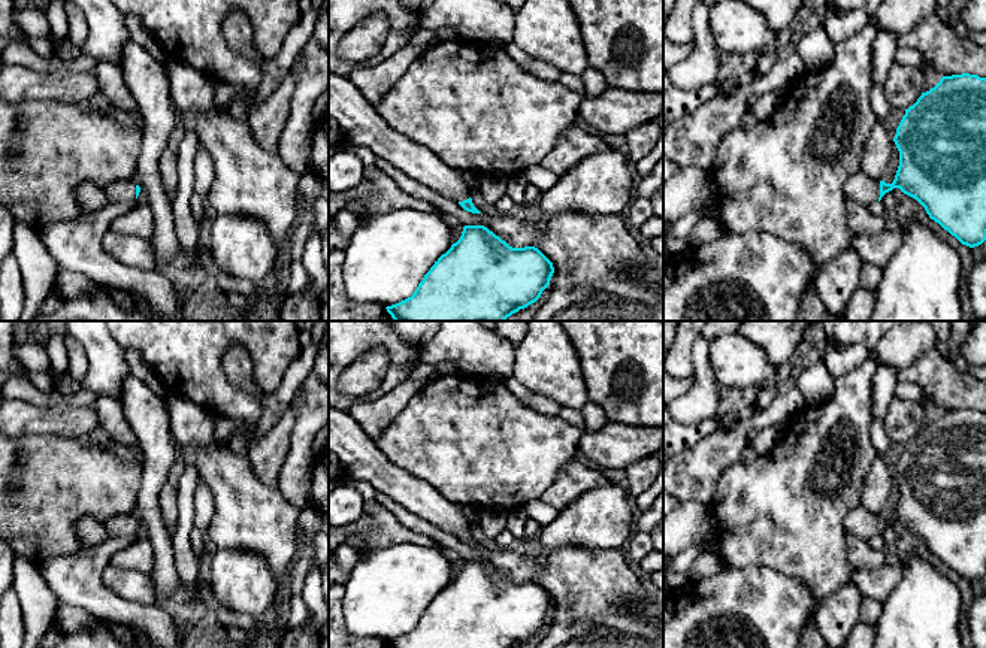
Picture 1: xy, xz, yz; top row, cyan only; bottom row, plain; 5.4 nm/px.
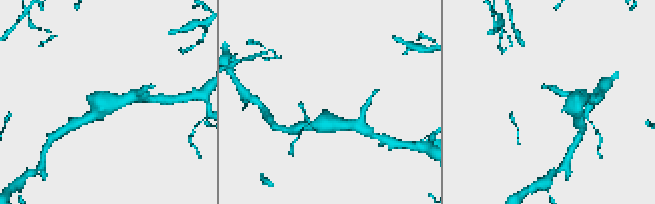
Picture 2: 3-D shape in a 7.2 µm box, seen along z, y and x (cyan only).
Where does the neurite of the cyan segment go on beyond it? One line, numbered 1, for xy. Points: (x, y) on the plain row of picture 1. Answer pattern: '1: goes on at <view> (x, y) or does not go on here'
1: goes on at xy (123, 524)

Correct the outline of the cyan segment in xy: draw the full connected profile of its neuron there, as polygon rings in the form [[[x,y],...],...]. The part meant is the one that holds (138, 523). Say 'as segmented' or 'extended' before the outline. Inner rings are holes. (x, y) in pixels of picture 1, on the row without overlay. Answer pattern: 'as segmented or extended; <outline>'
extended; [[[128,512],[112,517],[105,521],[103,526],[111,538],[134,538],[140,527],[140,521],[134,512]]]

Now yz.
extended; [[[962,408],[943,411],[940,417],[905,443],[893,476],[899,485],[899,500],[892,518],[875,515],[863,506],[855,508],[846,518],[847,535],[871,540],[899,523],[916,533],[931,554],[955,570],[962,579],[979,581],[986,575],[986,412]]]

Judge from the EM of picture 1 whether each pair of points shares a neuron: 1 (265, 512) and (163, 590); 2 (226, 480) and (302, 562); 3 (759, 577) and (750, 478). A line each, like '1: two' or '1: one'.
1: two
2: two
3: two

